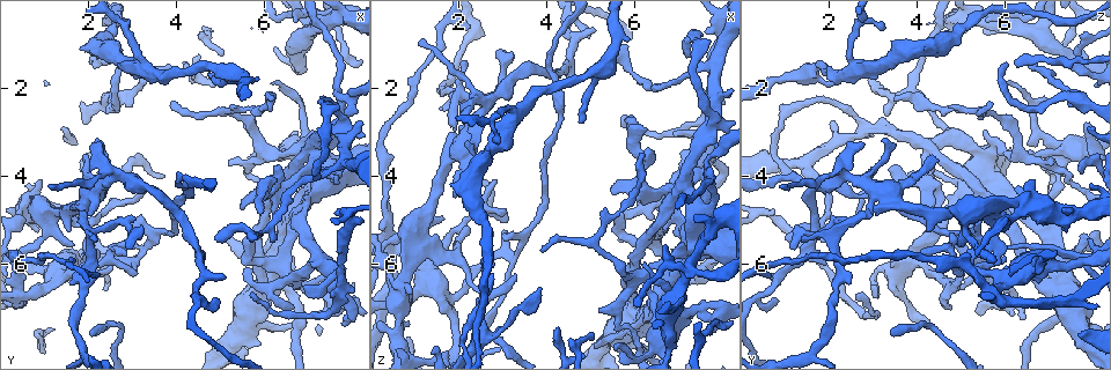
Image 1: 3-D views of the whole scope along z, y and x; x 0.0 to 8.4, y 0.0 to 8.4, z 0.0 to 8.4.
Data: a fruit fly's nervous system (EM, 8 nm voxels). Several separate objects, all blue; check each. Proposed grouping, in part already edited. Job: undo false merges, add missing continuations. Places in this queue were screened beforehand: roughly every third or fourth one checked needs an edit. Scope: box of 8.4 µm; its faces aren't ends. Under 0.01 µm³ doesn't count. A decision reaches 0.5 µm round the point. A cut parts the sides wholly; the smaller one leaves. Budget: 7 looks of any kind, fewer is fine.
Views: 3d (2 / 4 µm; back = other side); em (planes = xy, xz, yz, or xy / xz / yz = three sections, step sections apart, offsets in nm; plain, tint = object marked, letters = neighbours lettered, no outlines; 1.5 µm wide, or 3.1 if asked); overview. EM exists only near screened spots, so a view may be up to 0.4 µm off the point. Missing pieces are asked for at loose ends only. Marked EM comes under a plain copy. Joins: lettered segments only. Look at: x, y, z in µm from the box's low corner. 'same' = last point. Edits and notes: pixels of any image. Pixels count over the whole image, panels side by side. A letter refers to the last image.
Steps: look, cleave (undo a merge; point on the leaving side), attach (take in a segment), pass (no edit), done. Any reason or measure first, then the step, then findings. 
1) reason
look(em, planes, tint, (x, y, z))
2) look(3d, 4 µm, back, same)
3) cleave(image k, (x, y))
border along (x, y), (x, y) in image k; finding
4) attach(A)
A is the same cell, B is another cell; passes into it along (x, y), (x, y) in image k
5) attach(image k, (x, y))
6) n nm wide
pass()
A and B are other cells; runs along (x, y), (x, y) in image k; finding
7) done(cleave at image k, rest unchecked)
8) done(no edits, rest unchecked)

an open end
look(em, xy, step 8, letters, (4.75, 1.70, 2.80))

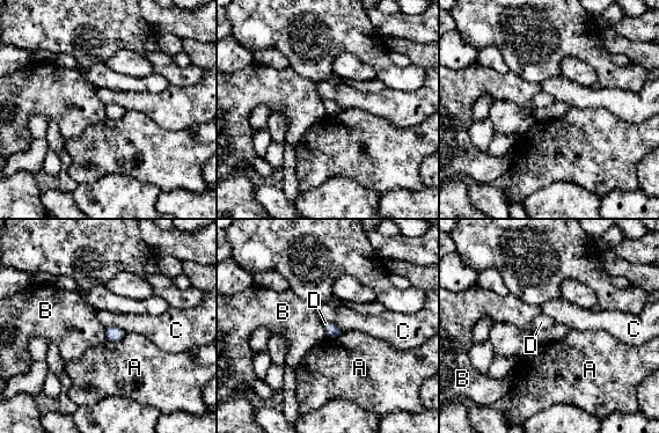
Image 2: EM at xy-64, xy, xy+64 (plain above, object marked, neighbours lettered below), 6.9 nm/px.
look(em, planes, letters, same)

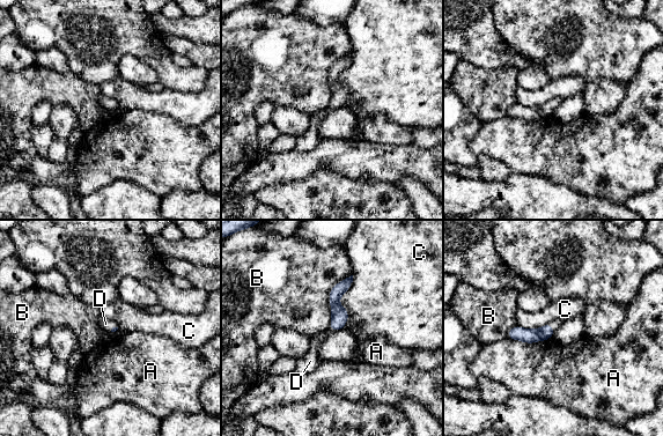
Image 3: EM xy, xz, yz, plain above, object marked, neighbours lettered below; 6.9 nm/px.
attach(D)
D is the same cell, A, B and C are other cells; passes into it along (518, 333), (552, 326), (557, 323) in image 3; it goes on there

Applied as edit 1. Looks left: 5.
see it whole again
look(overview)

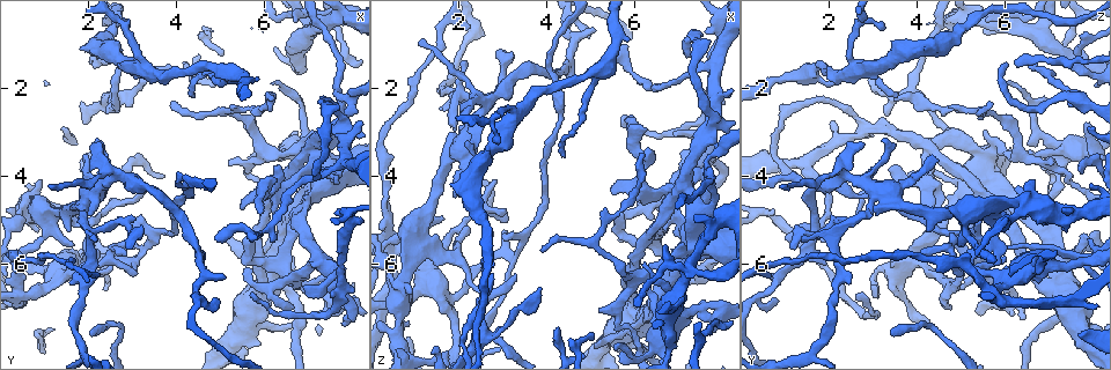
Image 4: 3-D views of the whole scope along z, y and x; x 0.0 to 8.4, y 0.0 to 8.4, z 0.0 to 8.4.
branch stops here
look(em, planes, tint, (5.70, 6.75, 2.65))

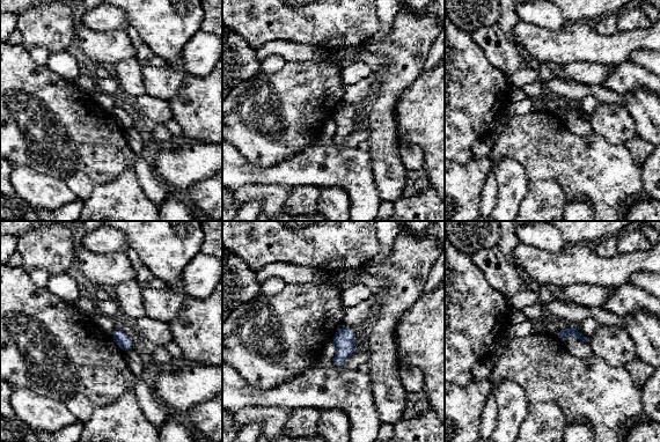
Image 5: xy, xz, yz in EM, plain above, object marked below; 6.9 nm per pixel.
look(em, planes, letters, same)

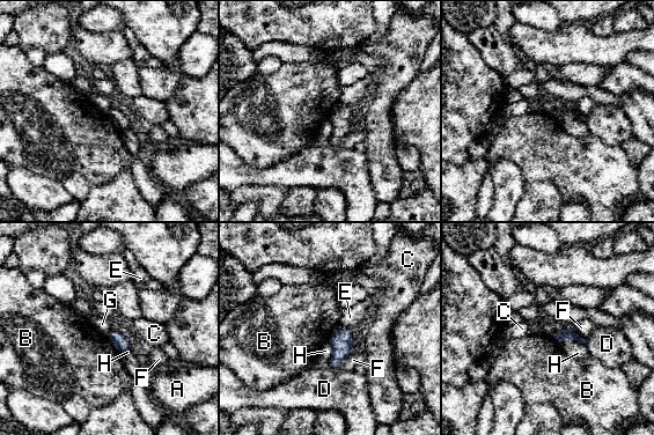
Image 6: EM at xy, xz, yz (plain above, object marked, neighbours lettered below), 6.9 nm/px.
H touches over 170 nm
pass()
A, B, C, D, E, F, G and H are other cells; border along (107, 336), (120, 354) in image 6; none of them fits

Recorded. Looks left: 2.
free end
look(em, xy, step 4, letters, (6.70, 7.00, 4.65))

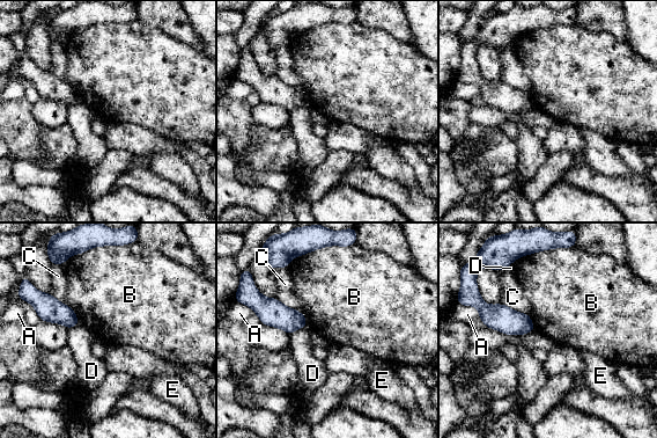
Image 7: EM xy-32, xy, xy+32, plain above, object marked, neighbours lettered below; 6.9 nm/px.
cut it another way
look(em, planes, letters, same)

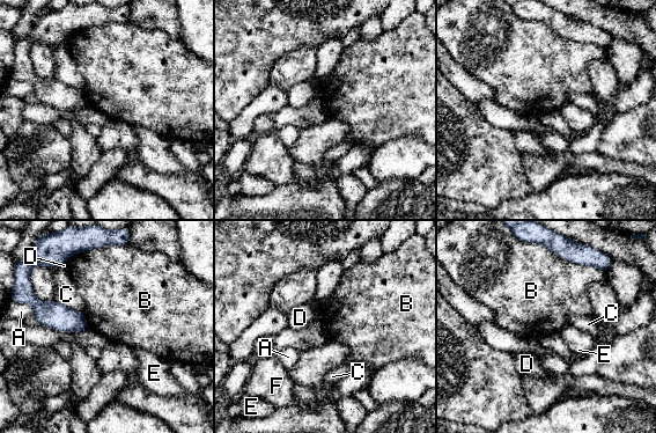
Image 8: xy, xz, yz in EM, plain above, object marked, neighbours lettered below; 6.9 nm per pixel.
pass()
A, B, C, D, E and F are other cells; border along (552, 251), (597, 269) in image 8; no lettered segment goes on from it

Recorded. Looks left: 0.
done(attach at image 3, rest unchecked)

